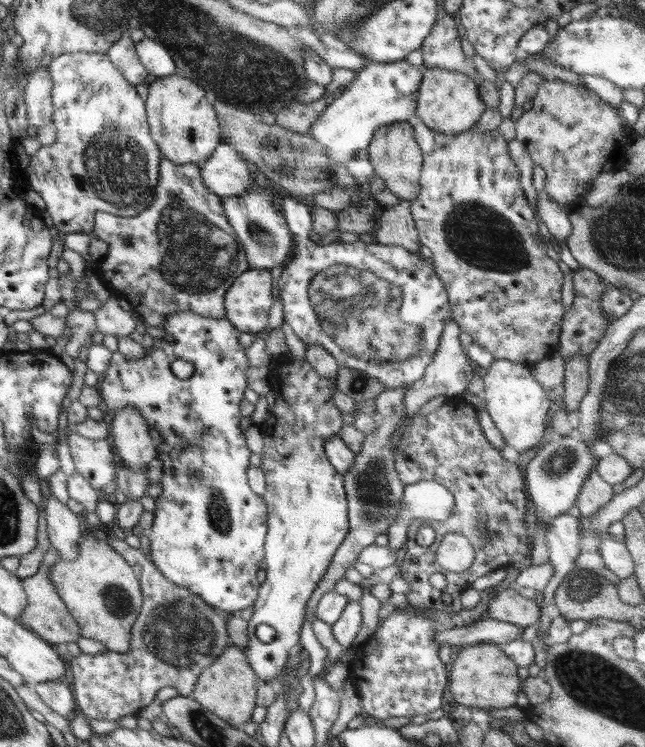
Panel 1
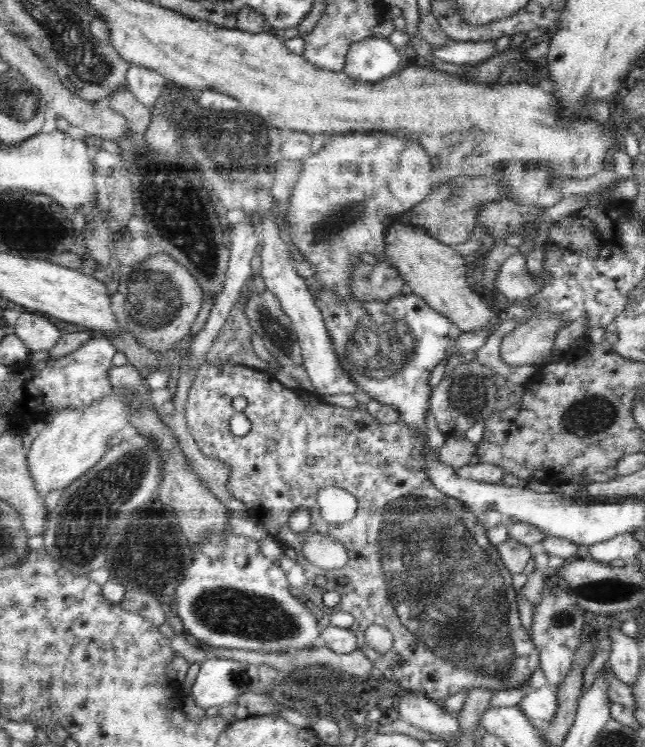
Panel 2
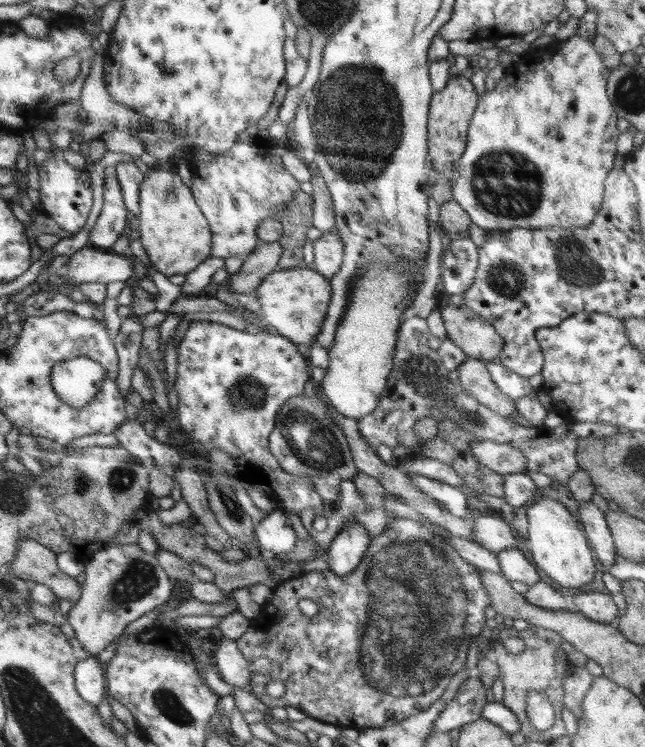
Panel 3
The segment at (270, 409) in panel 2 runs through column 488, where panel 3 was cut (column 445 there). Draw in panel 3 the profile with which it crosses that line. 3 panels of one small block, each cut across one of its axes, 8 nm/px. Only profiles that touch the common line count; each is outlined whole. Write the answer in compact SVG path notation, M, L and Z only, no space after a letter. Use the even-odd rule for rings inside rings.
M390 516L388 518L388 527L386 528L387 529L384 532L382 532L382 534L371 537L370 544L368 545L365 555L362 557L359 567L356 568L356 570L353 570L350 574L346 574L344 576L338 576L328 568L320 572L319 571L310 571L308 573L304 572L300 576L296 576L296 578L292 578L288 581L282 582L282 584L278 584L276 588L273 588L273 593L270 598L270 604L272 604L272 606L276 606L276 610L284 610L284 616L286 616L286 622L284 622L284 624L268 624L268 626L266 626L266 630L262 630L262 634L260 634L258 630L247 630L246 632L244 632L244 634L242 634L242 636L240 636L240 638L237 638L235 640L237 647L243 654L243 658L246 658L246 660L248 660L248 664L249 664L248 668L250 669L251 672L251 677L249 680L251 693L256 698L258 698L258 700L261 700L267 707L286 708L287 706L292 706L294 708L298 708L298 710L302 710L302 712L305 712L308 717L314 717L319 721L324 721L325 723L330 723L338 727L350 727L350 728L355 728L357 730L373 728L376 726L392 727L398 724L399 722L406 720L406 718L408 718L409 716L414 716L415 714L418 714L419 712L426 710L426 708L428 708L435 700L440 699L442 694L444 694L444 690L446 690L446 687L449 685L449 682L451 681L451 678L454 676L454 674L456 674L456 672L458 672L461 668L465 667L469 652L468 647L470 644L470 639L472 638L472 636L478 636L478 634L480 634L482 630L482 627L486 624L485 622L487 618L485 617L484 610L491 603L490 597L488 596L486 589L483 587L483 584L480 582L480 577L479 574L477 573L478 568L466 562L459 555L459 552L457 550L454 550L454 547L451 545L451 543L447 542L447 540L443 536L441 536L441 530L444 528L440 528L440 526L438 525L436 525L436 527L432 527L432 522L430 522L430 527L426 527L424 525L420 525L418 521L414 521L412 519L408 519L405 517ZM304 598L306 598L306 600L313 600L318 605L319 611L317 614L315 614L312 617L308 617L307 615L304 615L300 611L300 609L298 608L298 602L300 602L300 600L304 600ZM274 679L278 679L284 682L286 692L284 692L284 694L280 698L272 698L271 696L268 696L265 691L265 684Z

